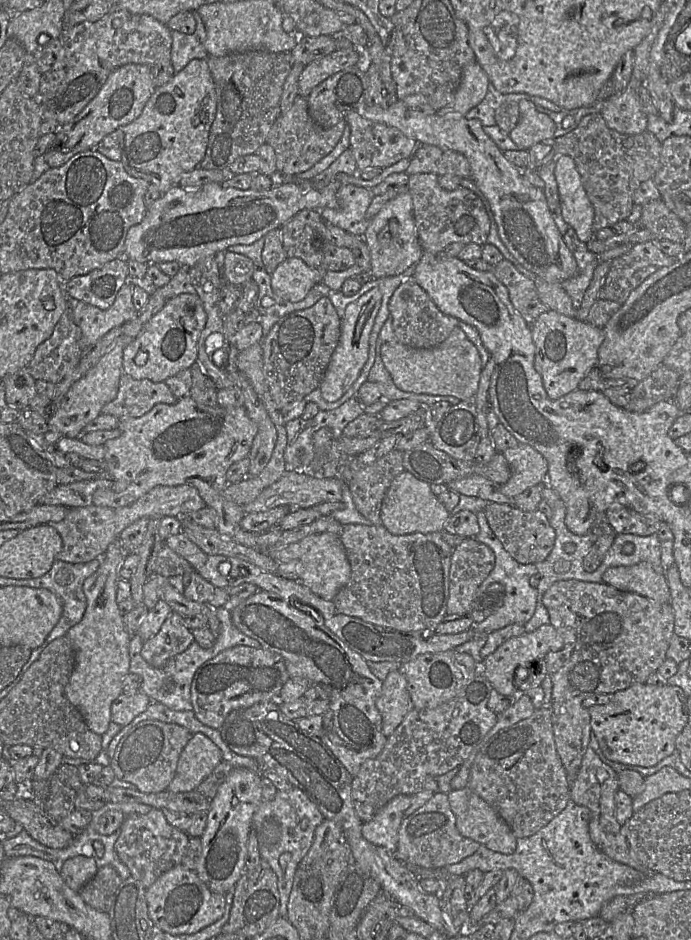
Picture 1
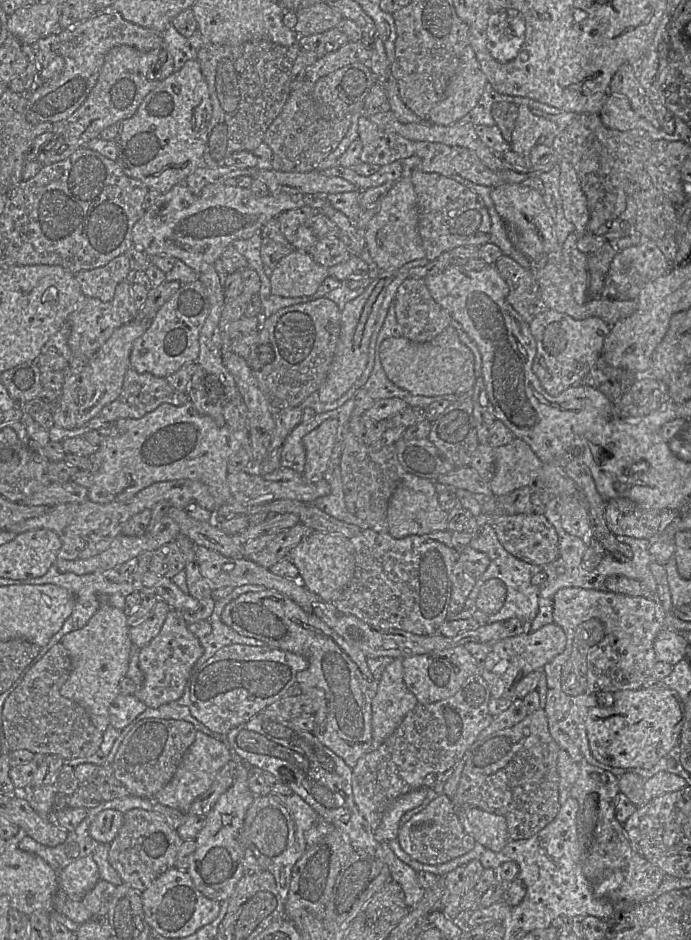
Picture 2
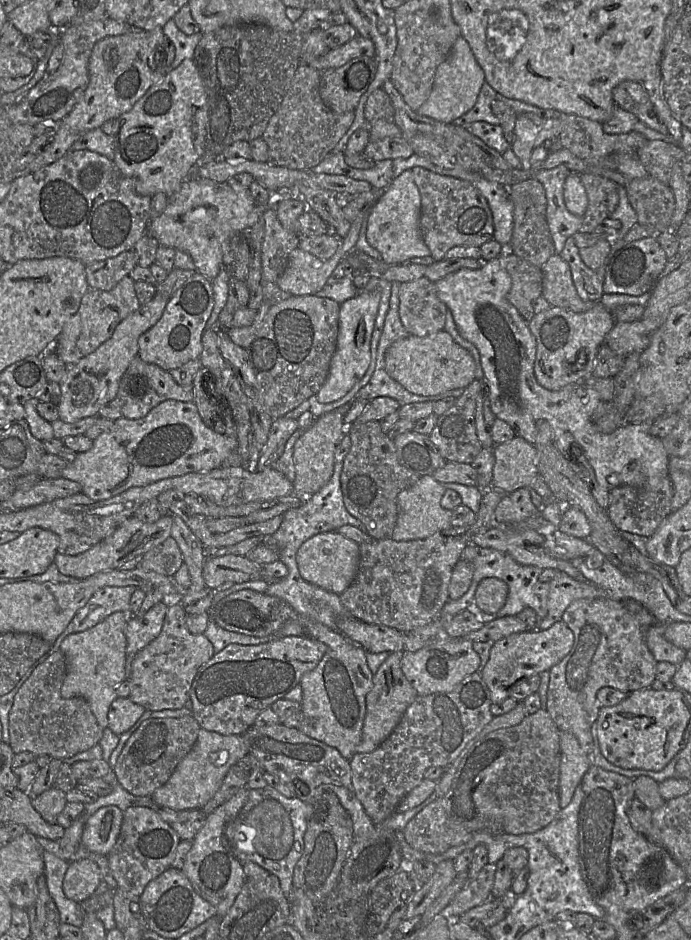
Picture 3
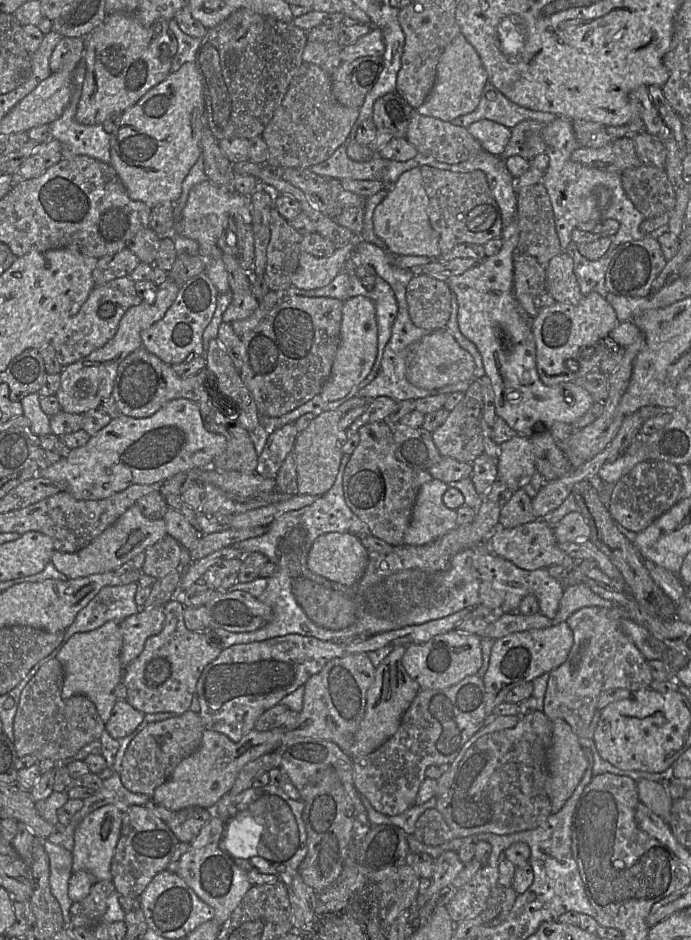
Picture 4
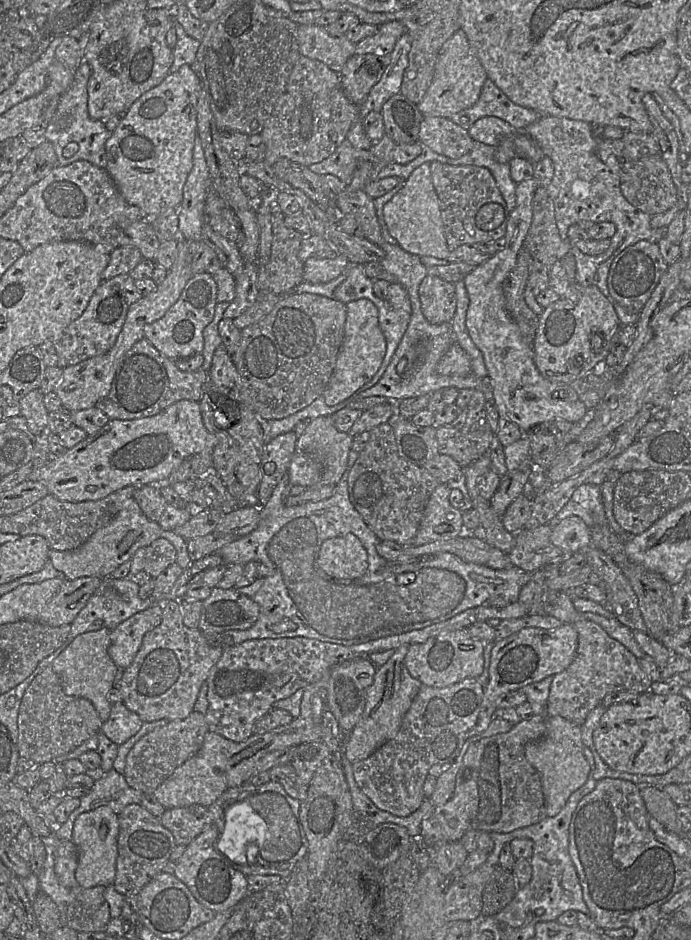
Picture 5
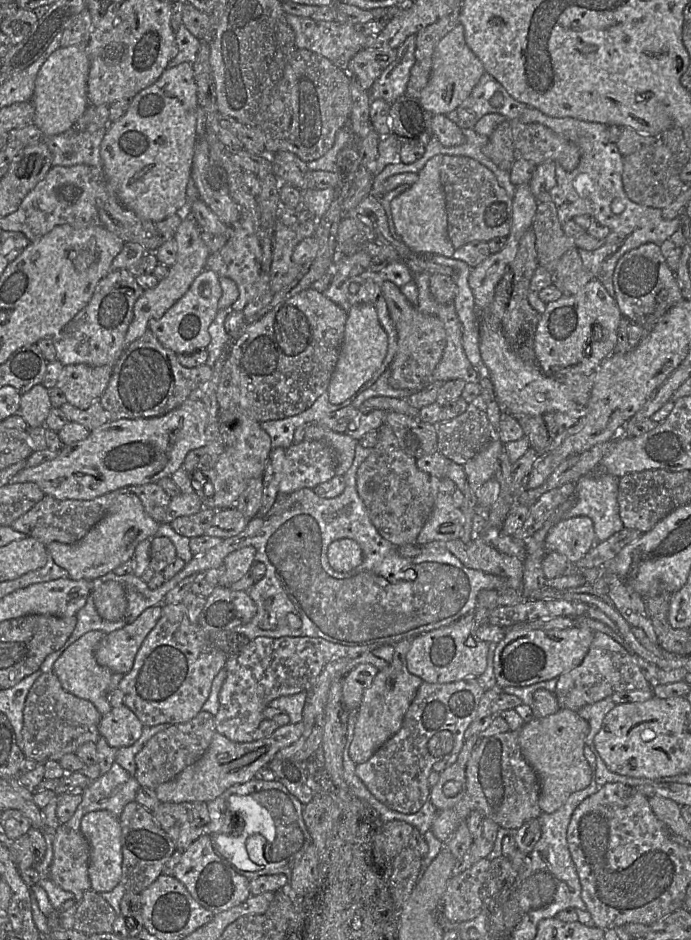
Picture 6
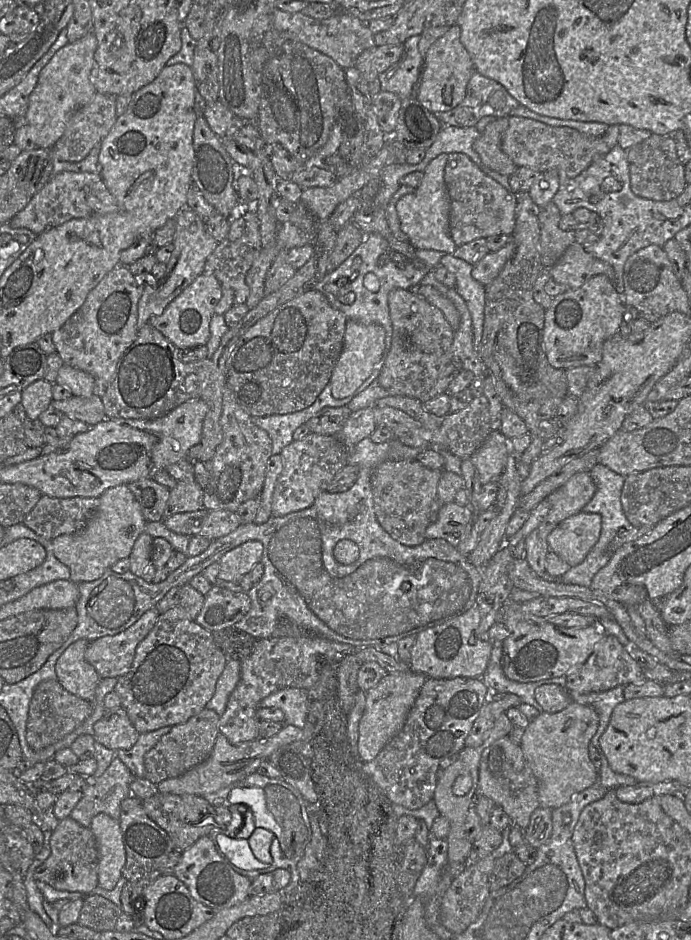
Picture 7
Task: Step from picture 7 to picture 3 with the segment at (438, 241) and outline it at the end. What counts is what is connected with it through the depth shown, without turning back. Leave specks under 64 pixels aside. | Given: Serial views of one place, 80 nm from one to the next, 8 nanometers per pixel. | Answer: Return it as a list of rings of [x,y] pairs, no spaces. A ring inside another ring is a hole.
[[[411,170],[394,178],[383,191],[383,195],[371,208],[368,218],[366,239],[376,249],[387,265],[407,263],[413,258],[430,256],[420,231],[421,196]]]

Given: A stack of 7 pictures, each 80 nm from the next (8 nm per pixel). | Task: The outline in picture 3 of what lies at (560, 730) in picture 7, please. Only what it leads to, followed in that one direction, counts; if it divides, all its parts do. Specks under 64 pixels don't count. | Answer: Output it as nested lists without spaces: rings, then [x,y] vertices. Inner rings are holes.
[[[559,731],[559,737],[561,750],[559,804],[562,809],[571,802],[577,786],[591,765],[572,733]]]

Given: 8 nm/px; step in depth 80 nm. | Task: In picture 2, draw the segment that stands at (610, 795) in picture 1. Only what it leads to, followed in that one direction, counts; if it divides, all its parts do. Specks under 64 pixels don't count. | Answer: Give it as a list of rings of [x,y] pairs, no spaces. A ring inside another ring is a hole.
[[[594,757],[585,760],[578,762],[580,774],[570,790],[570,796],[581,804],[577,825],[583,853],[583,873],[593,887],[594,896],[611,901],[635,903],[653,900],[652,896],[660,886],[665,874],[633,849],[624,829],[624,824],[616,818],[616,805],[620,793],[619,777],[621,775],[616,775],[611,771],[611,766],[598,762]]]

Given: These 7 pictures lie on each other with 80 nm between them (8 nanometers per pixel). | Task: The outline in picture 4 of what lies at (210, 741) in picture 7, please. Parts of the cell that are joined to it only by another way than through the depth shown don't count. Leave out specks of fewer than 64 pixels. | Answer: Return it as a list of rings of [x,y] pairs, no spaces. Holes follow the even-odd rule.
[[[190,710],[180,716],[149,723],[131,740],[125,751],[119,772],[120,780],[124,787],[133,793],[152,797],[155,789],[169,778],[178,764],[200,747],[204,730],[205,727],[199,714]]]

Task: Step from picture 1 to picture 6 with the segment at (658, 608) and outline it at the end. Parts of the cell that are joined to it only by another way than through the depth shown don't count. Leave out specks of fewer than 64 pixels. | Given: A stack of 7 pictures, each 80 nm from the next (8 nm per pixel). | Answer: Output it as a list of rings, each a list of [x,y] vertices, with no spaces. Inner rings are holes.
[[[594,632],[589,651],[581,664],[557,678],[555,696],[560,709],[578,712],[581,708],[599,702],[621,691],[646,690],[652,685],[634,661],[633,655],[610,636]]]

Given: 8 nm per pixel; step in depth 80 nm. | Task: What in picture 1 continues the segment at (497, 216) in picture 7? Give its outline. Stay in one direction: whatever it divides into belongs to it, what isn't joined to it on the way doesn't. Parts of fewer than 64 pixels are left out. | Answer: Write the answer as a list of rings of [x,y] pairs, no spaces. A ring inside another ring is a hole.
[[[415,174],[409,176],[407,190],[412,197],[417,237],[424,252],[440,254],[452,243],[487,243],[490,219],[482,200],[470,189],[459,186],[448,191],[439,185],[436,174]]]

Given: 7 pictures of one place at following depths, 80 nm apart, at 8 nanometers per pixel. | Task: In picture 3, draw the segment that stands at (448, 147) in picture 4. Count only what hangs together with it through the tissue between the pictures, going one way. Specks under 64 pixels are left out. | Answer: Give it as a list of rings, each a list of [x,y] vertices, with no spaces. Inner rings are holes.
[[[391,79],[385,81],[382,88],[391,99],[394,107],[394,123],[400,128],[403,138],[413,148],[414,154],[426,158],[432,164],[445,169],[475,171],[487,180],[511,187],[519,182],[534,178],[534,172],[539,170],[515,169],[502,157],[502,153],[488,147],[474,136],[467,128],[454,123],[442,123],[413,111],[403,100],[401,94],[393,85]]]

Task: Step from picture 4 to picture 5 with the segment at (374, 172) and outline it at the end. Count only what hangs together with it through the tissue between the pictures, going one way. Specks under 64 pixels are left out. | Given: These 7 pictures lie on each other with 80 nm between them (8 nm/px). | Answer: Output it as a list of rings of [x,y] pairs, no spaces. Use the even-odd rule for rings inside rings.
[[[345,139],[328,158],[319,163],[311,164],[308,168],[317,175],[334,175],[347,184],[358,165],[363,161],[372,161],[372,159],[373,154],[370,149],[358,150]]]

